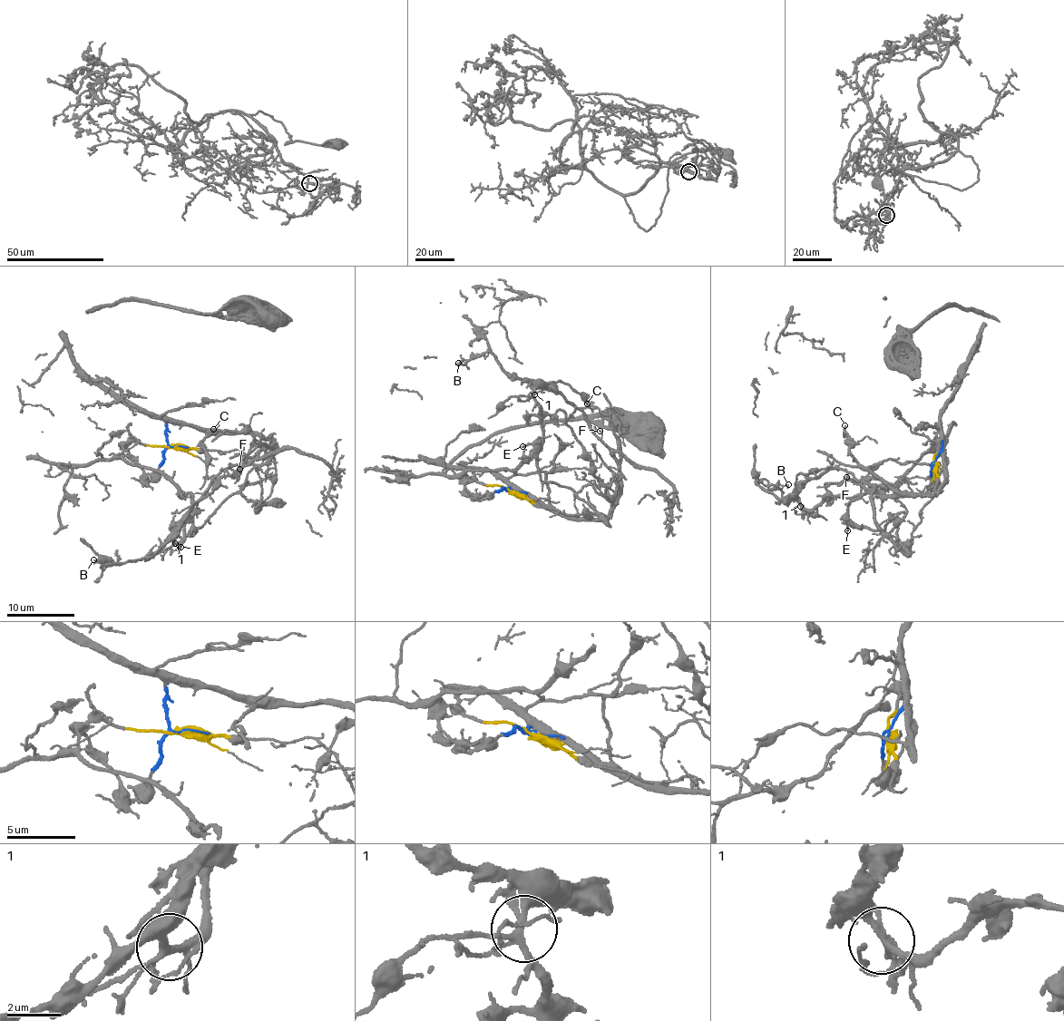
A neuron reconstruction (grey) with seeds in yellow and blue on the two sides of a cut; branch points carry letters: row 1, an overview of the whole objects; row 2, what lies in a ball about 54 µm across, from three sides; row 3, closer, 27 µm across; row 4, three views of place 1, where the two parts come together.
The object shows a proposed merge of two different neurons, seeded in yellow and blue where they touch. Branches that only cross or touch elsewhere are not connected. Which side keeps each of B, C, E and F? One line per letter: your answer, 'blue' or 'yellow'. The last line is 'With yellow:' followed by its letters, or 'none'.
B: yellow
C: blue
E: yellow
F: blue
With yellow: B, E

